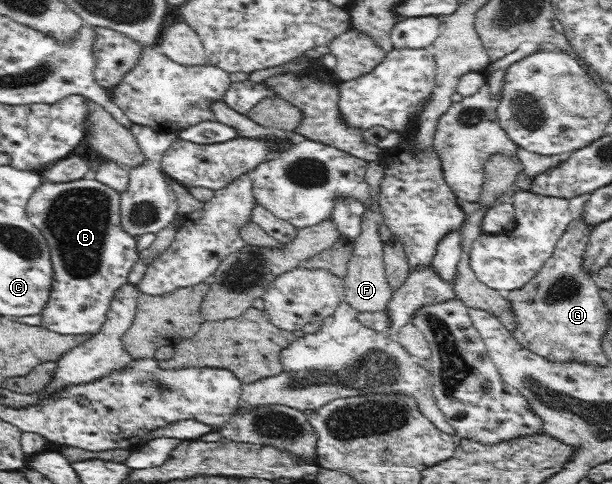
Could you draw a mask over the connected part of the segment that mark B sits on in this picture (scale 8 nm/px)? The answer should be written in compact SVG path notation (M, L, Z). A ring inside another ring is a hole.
M91 175L68 182L43 181L26 208L30 222L45 235L53 260L53 287L41 311L42 326L61 335L95 335L107 319L112 297L128 281L129 272L140 259L135 237L120 226L120 193Z

